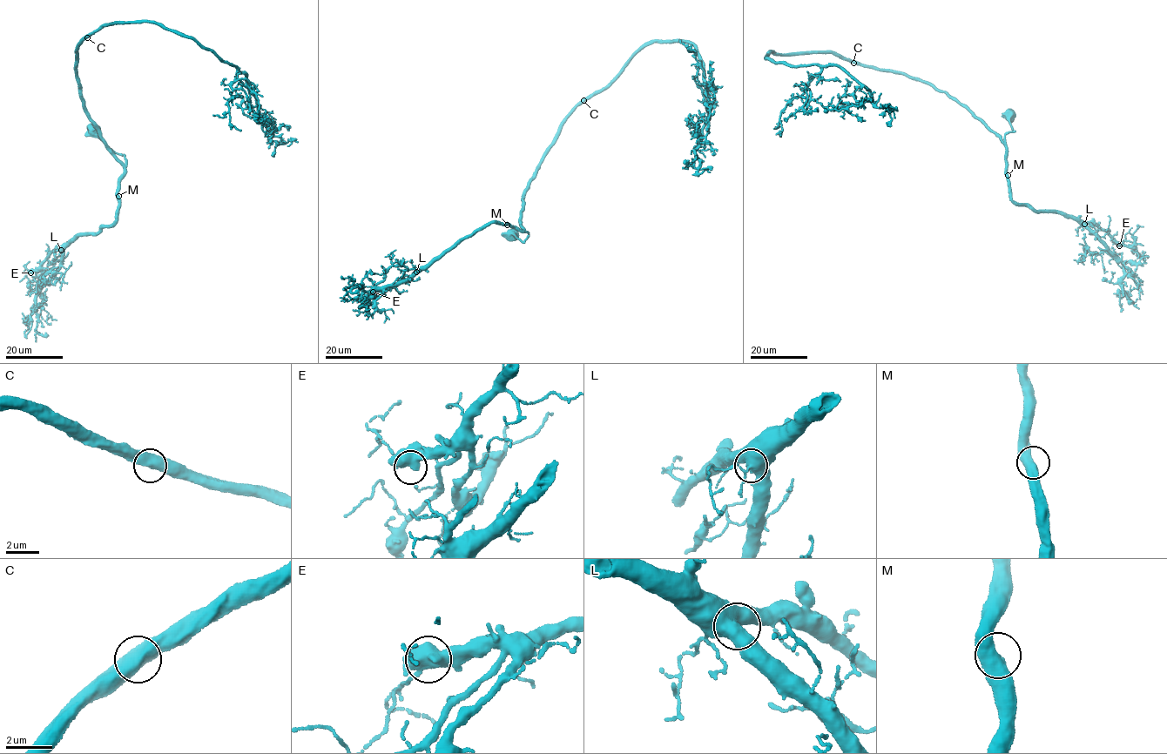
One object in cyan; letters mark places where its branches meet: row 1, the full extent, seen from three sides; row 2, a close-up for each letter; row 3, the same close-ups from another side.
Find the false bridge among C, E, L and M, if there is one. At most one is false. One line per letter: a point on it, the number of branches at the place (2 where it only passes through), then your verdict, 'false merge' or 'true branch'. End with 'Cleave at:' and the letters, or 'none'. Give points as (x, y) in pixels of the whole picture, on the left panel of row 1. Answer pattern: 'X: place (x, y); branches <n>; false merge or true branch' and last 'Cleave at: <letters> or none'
C: place (87, 37); branches 2; true branch
E: place (30, 272); branches 2; true branch
L: place (61, 250); branches 2; true branch
M: place (118, 196); branches 2; true branch
Cleave at: none

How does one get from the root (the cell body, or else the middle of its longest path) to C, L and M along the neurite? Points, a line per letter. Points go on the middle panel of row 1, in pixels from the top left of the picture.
C: (511, 235), (522, 241), (526, 238), (529, 232), (520, 220), (529, 181), (553, 141), (561, 123), (583, 100)
L: (511, 235), (522, 241), (529, 232), (495, 220), (457, 240), (416, 272)
M: (511, 235), (522, 241), (529, 232), (507, 225)

